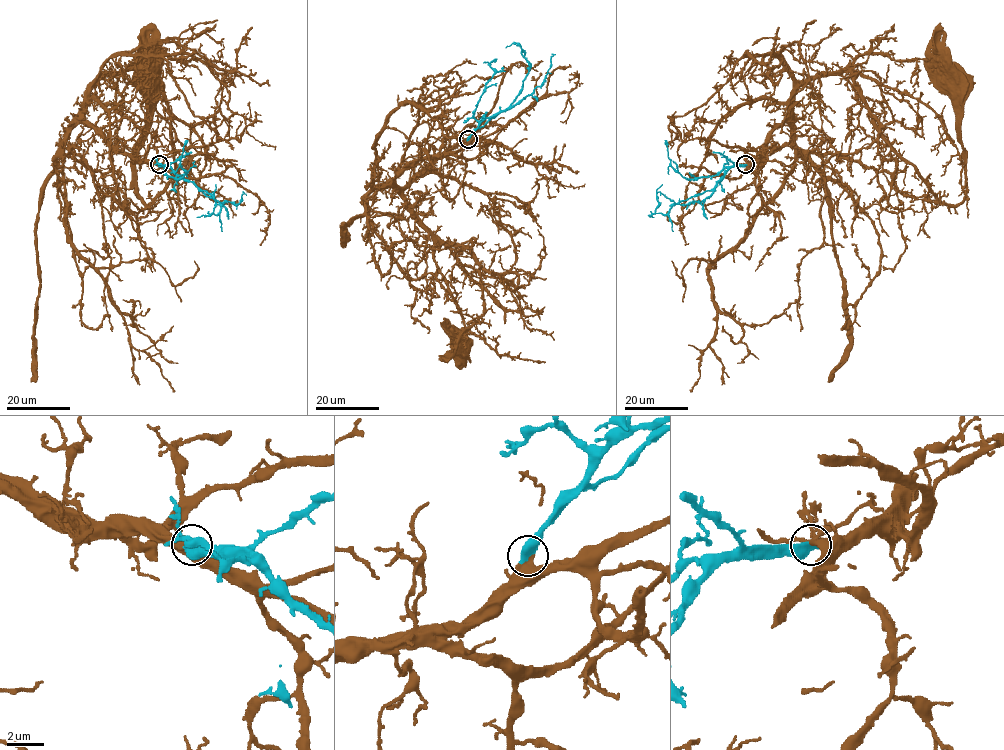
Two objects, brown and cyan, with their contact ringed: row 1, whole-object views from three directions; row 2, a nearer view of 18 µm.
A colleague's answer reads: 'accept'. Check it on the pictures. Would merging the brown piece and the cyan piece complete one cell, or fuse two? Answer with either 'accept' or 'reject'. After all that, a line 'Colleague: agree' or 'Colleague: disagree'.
accept
Colleague: agree

